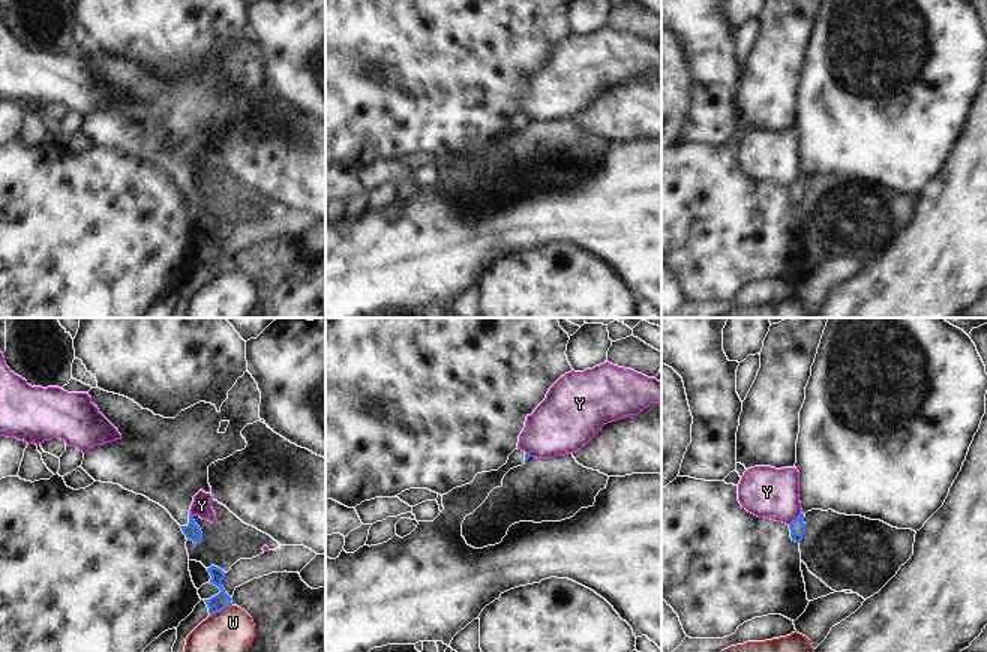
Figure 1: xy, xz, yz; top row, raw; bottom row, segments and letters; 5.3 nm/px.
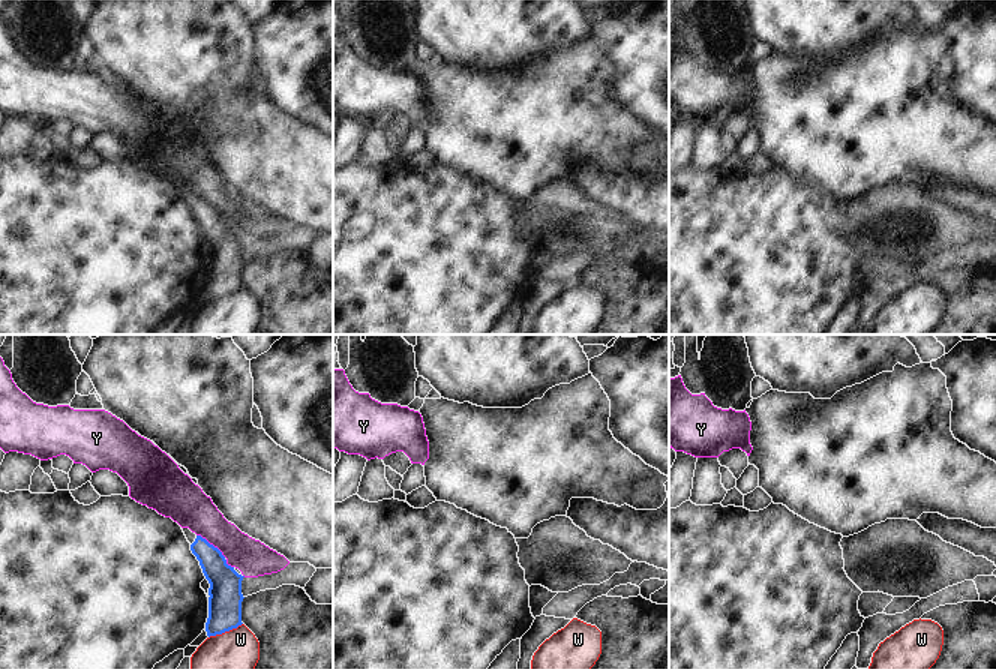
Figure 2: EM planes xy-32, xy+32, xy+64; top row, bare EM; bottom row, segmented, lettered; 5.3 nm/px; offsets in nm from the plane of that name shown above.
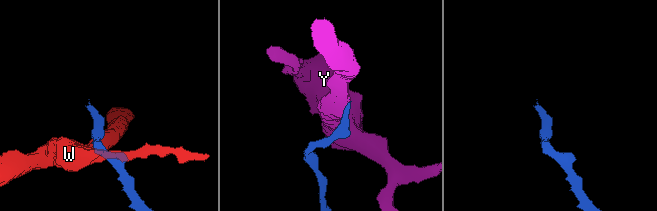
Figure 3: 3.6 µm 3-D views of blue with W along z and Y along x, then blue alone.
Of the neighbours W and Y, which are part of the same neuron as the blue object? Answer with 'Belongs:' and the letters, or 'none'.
Belongs: none

